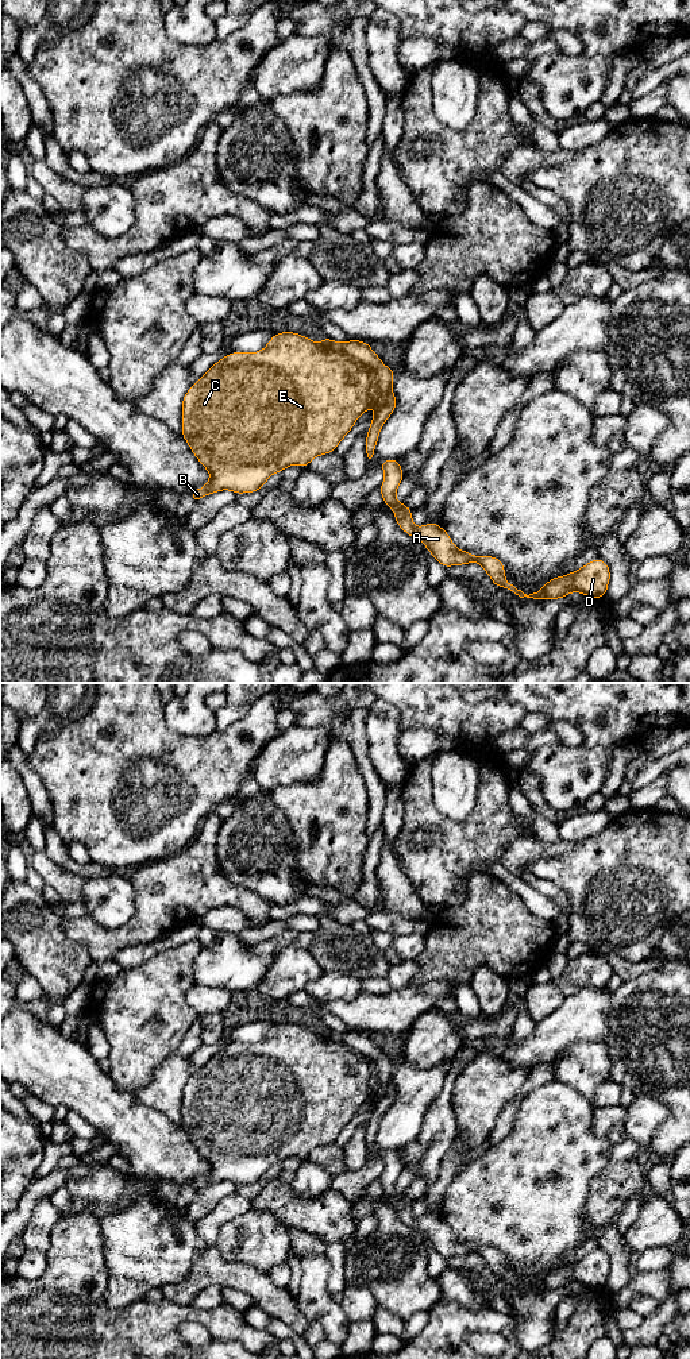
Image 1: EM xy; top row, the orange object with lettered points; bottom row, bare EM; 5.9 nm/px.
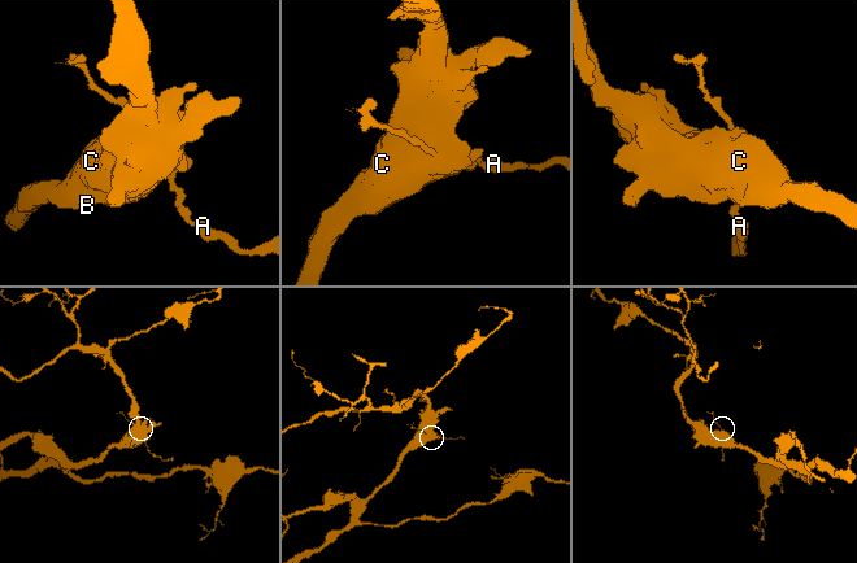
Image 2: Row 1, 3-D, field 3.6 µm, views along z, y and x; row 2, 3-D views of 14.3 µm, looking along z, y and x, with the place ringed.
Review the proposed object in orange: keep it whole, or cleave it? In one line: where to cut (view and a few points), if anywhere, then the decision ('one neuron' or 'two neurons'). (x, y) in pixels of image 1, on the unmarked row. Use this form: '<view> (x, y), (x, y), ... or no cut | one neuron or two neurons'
xy (320, 1035), (327, 1041), (342, 1041), (374, 1062), (373, 1093) | two neurons

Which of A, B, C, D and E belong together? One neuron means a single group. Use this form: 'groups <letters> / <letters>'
groups A D / B C E

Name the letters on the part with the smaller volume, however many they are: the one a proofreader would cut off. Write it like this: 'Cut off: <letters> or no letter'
Cut off: A, D

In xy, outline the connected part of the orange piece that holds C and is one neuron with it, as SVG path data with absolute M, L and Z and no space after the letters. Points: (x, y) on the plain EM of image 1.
M294 1023L274 1024L258 1043L231 1043L216 1053L182 1089L182 1123L211 1170L193 1185L200 1190L221 1181L236 1186L261 1181L275 1163L297 1155L309 1157L320 1146L335 1143L358 1108L374 1093L375 1062L343 1042L327 1042L321 1035Z

